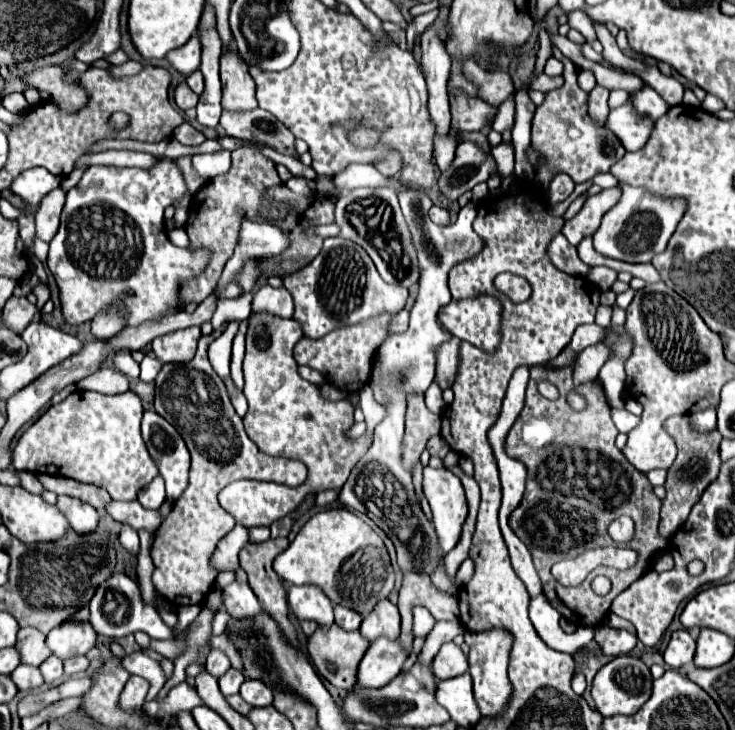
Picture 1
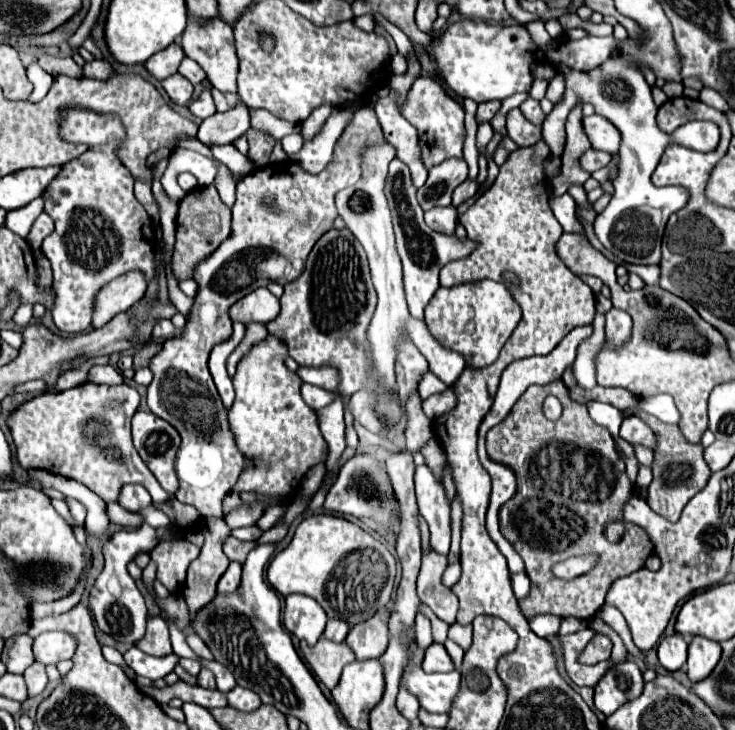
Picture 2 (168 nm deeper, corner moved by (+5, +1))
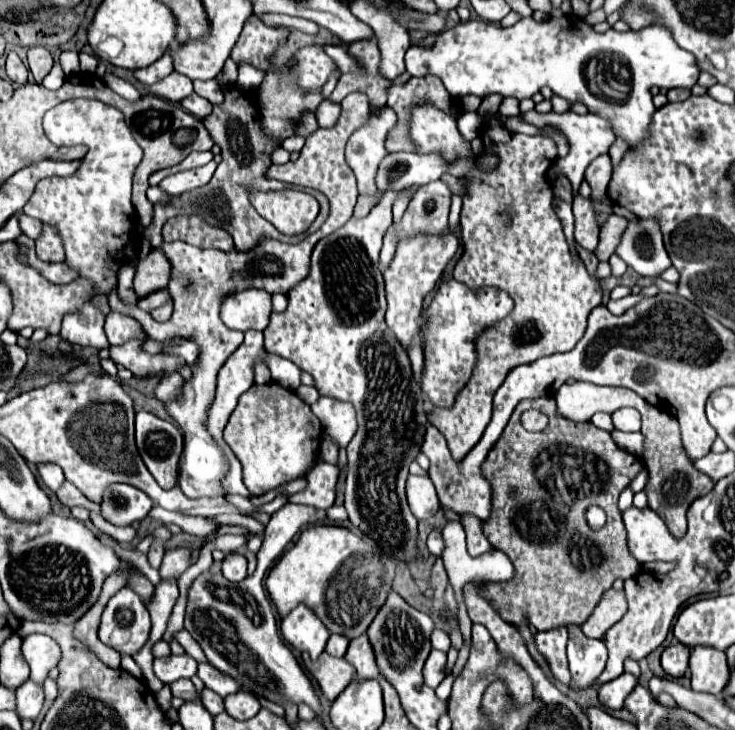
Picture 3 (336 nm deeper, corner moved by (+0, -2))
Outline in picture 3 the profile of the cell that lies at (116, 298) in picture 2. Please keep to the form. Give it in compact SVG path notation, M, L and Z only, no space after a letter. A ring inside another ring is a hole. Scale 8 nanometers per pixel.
M152 249L146 259L142 259L136 267L134 291L138 297L146 297L156 289L164 289L168 285L168 277L172 275L172 265L164 257L162 249Z

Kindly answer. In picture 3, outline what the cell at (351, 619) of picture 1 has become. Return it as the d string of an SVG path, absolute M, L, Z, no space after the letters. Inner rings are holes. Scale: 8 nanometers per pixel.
M330 635L328 643L326 643L326 653L330 653L332 657L344 657L348 649L348 639L342 635Z

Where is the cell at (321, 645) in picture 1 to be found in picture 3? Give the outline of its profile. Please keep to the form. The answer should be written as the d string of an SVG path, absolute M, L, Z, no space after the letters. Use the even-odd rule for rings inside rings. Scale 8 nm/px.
M304 653L302 661L306 671L316 679L322 695L328 701L334 701L344 691L344 687L348 687L354 679L354 669L352 665L348 665L346 659L322 653L316 661L310 661L308 653Z

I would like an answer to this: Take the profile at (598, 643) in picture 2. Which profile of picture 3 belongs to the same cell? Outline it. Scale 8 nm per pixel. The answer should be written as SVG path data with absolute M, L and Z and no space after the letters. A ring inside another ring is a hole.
M580 627L568 629L568 659L570 659L570 689L584 691L596 685L596 679L606 665L606 647L598 639L590 639Z

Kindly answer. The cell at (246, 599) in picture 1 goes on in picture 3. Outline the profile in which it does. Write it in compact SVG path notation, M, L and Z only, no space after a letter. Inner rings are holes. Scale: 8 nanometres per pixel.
M228 553L222 561L222 573L228 581L242 581L246 577L246 555L244 553Z

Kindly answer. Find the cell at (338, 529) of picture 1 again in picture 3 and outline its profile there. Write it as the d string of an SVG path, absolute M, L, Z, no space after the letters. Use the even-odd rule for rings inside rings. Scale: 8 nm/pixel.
M316 525L316 527L302 531L294 547L282 553L282 557L276 561L276 565L268 573L266 591L272 603L276 605L280 617L286 617L296 605L304 603L308 609L314 609L314 613L320 617L320 621L326 625L330 633L340 633L348 639L354 639L368 629L378 609L384 605L386 595L392 587L394 573L396 573L396 561L384 555L374 543L364 541L362 537L354 535L346 527Z

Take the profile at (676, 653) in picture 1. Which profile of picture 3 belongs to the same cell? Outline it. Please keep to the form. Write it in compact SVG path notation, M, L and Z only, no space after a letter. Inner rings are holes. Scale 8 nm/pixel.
M672 643L662 651L660 663L670 677L682 677L688 669L688 657L690 657L690 649L686 645Z

